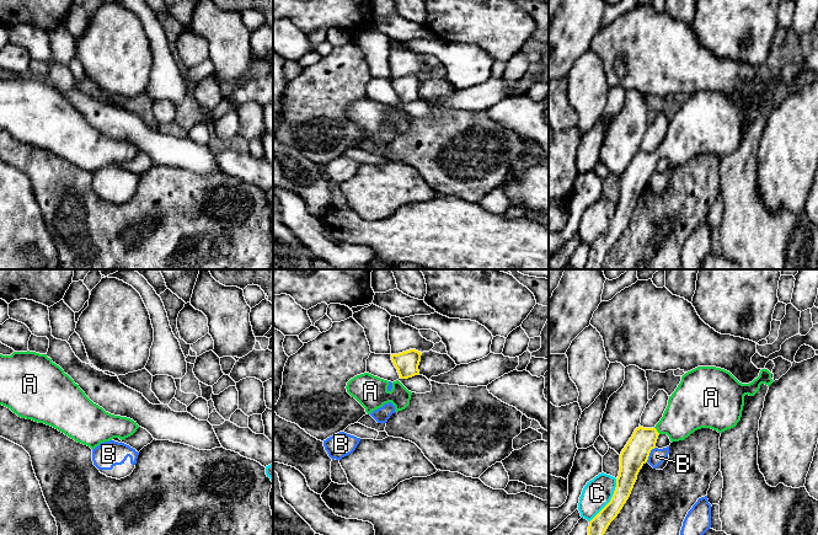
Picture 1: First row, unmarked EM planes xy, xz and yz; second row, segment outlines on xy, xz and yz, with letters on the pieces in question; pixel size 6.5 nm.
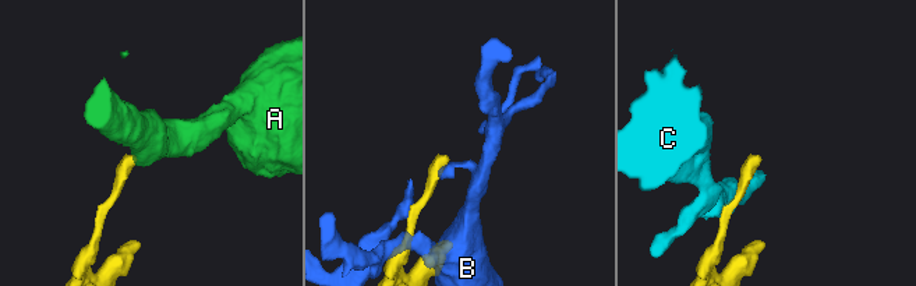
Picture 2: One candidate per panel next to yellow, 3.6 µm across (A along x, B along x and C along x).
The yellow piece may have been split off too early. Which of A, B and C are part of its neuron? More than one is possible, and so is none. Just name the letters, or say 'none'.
A

